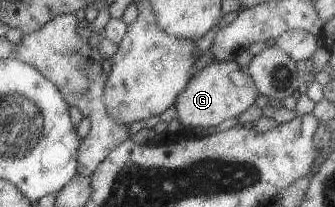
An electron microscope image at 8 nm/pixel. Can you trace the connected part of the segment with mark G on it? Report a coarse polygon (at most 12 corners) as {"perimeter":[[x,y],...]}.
{"perimeter":[[235,60],[213,62],[177,94],[181,127],[215,127],[255,104]]}

